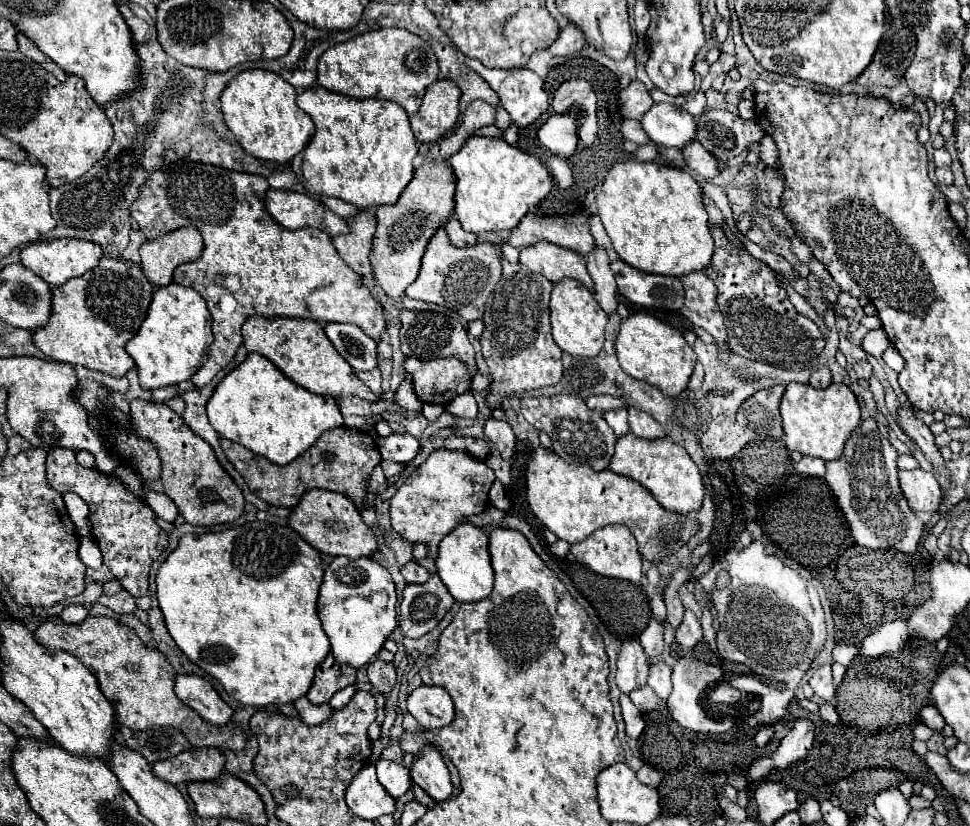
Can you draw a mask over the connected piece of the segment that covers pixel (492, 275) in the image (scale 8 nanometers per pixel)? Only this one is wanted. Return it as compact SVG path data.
M439 228L427 244L419 278L405 290L405 296L445 306L449 310L455 310L467 322L471 322L483 316L485 300L493 292L499 278L501 258L497 256L493 242L479 242L469 250L457 250L449 244L445 230Z

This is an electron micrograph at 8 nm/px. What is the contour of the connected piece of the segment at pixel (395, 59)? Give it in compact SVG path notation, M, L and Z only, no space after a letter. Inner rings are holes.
M379 28L329 48L317 64L317 84L329 92L353 98L385 98L405 108L409 116L419 110L425 88L437 80L439 66L433 48L421 36L403 28Z

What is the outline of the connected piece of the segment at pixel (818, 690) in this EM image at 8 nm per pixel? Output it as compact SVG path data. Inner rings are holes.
M825 664L821 668L817 668L809 680L809 686L813 688L813 692L823 698L825 702L831 702L835 698L835 684L831 678L831 666Z

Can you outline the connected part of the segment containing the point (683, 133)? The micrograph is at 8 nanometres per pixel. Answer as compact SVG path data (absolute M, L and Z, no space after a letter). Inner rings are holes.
M653 104L641 124L655 144L683 150L697 136L697 120L673 104Z

